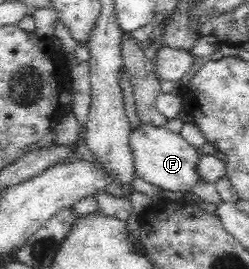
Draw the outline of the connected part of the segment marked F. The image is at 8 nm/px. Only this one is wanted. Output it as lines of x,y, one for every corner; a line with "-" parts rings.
140,121
136,128
131,129
129,147
133,154
135,174
154,186
186,193
200,179
197,174
197,148
192,147
180,133
176,134
165,126
152,126

